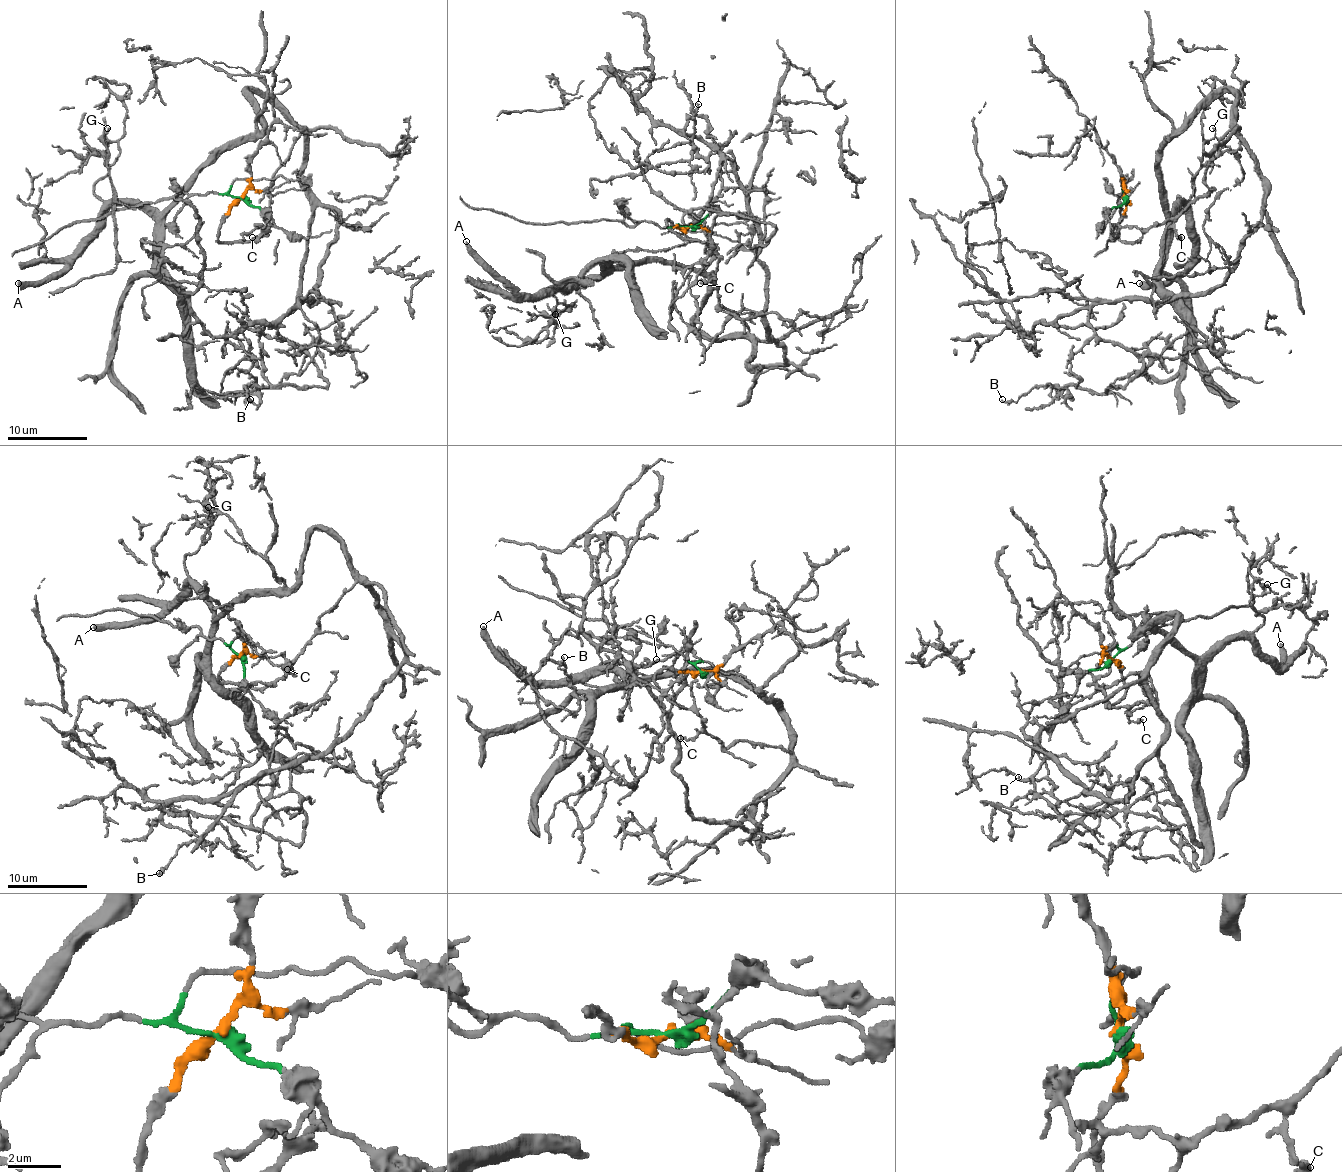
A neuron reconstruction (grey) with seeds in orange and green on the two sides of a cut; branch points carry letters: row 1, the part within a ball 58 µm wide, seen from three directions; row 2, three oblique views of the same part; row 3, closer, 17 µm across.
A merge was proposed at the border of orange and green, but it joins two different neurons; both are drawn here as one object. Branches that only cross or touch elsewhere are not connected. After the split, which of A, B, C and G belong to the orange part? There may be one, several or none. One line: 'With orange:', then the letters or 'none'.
With orange: A, B, C, G

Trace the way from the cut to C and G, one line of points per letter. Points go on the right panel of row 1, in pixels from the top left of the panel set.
C: (1125, 198), (1125, 214), (1117, 224), (1119, 238), (1137, 242), (1153, 226), (1171, 220), (1175, 234), (1181, 238)
G: (1125, 198), (1125, 242), (1175, 220), (1209, 192), (1236, 100), (1224, 88), (1163, 146), (1171, 212), (1213, 128)

